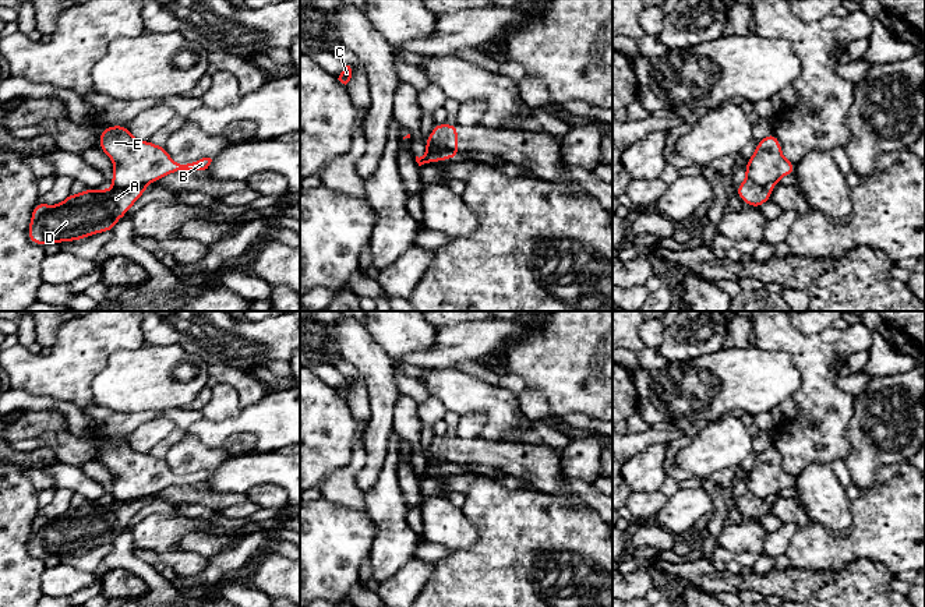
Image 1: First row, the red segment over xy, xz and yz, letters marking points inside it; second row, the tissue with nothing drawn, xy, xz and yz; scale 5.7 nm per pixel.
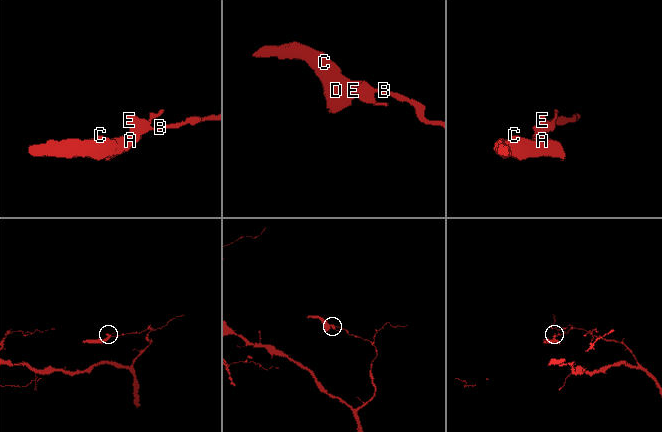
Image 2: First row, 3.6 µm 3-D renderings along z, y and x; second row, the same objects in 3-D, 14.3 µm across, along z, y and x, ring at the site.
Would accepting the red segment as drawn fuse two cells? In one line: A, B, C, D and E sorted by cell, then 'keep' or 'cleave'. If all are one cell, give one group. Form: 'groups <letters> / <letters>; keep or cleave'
groups A C D / B E; cleave

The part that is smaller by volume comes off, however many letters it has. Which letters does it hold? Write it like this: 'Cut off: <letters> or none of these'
Cut off: A, C, D

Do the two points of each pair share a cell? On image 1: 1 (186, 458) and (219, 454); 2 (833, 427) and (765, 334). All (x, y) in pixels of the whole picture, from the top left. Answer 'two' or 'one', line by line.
1: one
2: one

